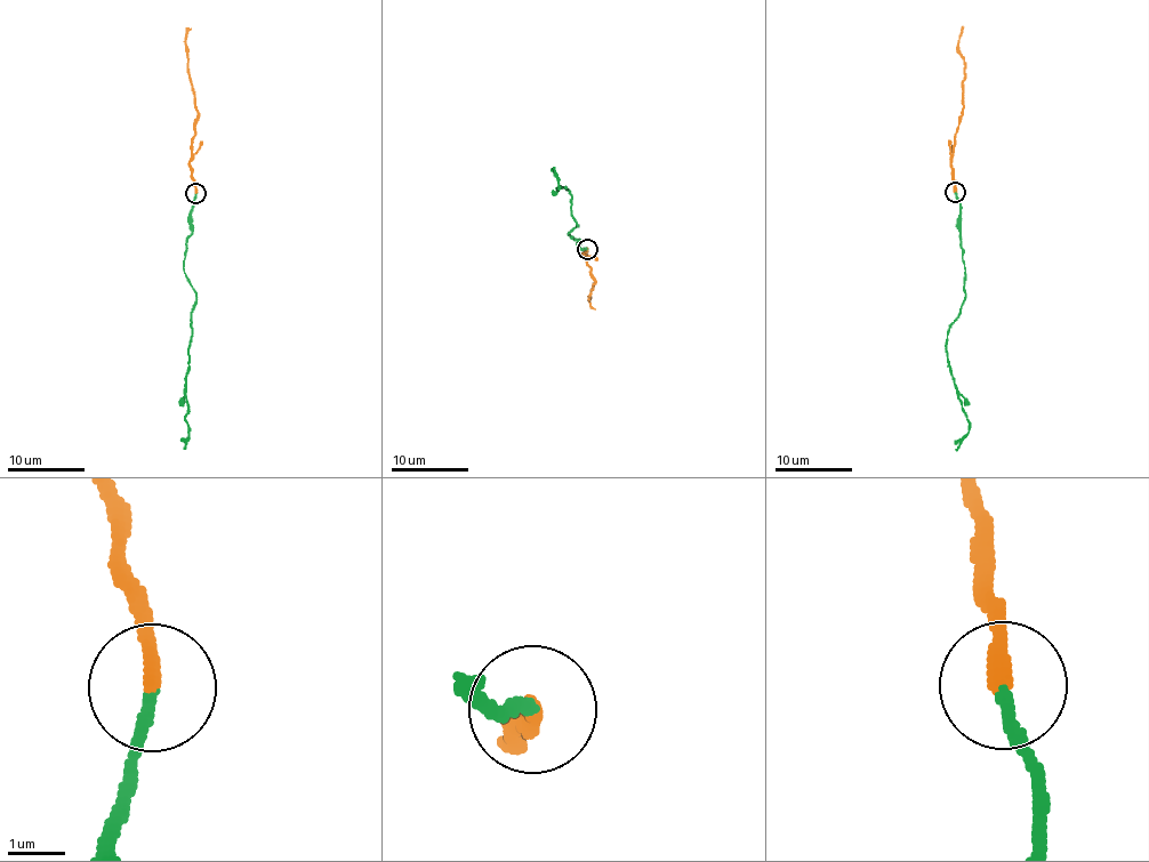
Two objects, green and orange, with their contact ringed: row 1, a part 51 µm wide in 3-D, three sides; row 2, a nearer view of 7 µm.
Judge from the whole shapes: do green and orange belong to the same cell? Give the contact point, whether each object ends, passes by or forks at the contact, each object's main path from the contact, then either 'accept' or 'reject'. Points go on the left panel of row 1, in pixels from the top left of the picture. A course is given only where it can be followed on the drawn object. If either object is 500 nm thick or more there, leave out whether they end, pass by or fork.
at (195, 193); green ends there; orange ends there; green runs (197, 193), (184, 263), (184, 273), (195, 293), (195, 305), (191, 312), (185, 396), (187, 437), (183, 449); orange runs (197, 193), (191, 145), (197, 106), (187, 67), (185, 34), (191, 29); reject

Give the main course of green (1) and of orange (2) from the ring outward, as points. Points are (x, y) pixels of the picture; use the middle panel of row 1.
1: (587, 249), (568, 235), (577, 227), (571, 194), (564, 186), (559, 187), (552, 168)
2: (587, 249), (585, 260), (595, 286), (588, 298), (595, 309)

